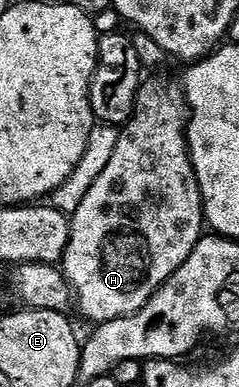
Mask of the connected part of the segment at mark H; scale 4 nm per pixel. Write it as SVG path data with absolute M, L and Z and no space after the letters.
M146 76L137 92L135 111L121 129L111 164L99 175L95 187L87 191L79 211L71 214L71 239L63 258L63 272L75 294L76 308L81 308L82 315L92 323L140 311L201 241L201 225L203 229L206 224L205 204L189 154L189 115L180 80Z

